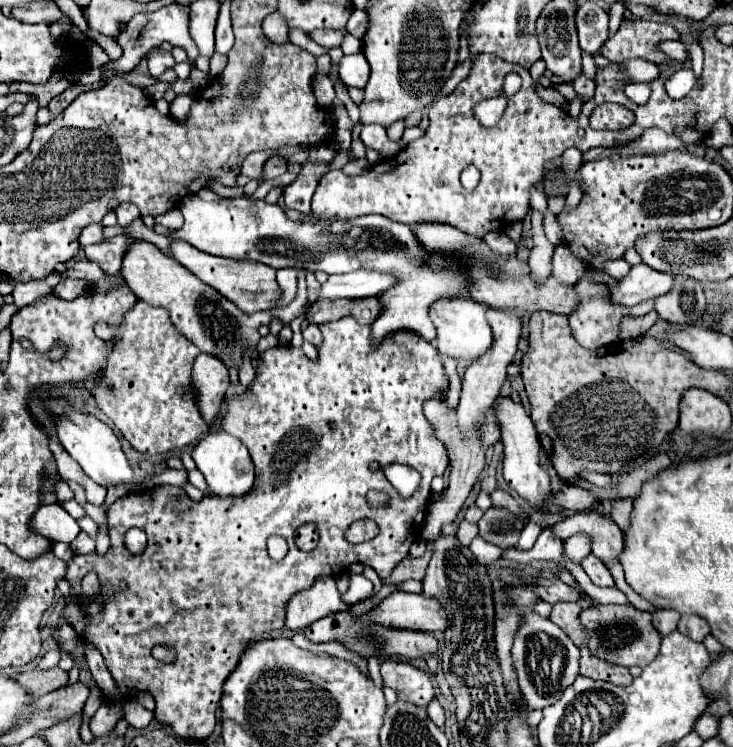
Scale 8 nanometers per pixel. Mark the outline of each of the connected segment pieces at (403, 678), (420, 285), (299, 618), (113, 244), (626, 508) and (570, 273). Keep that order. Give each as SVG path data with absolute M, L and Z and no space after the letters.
M383 661L381 677L383 683L395 689L397 697L405 699L407 703L427 707L429 701L435 697L435 685L431 677L405 661Z
M191 195L183 199L179 209L185 223L181 229L171 233L171 239L185 241L209 255L235 261L261 261L273 269L297 267L305 271L325 271L329 275L349 273L355 269L377 269L397 275L401 283L383 293L383 313L371 325L371 339L375 347L397 331L411 331L425 341L433 341L435 327L429 319L429 303L445 295L469 295L459 281L461 267L455 255L429 257L427 251L421 251L421 247L413 243L413 231L407 225L381 215L337 219L333 233L333 225L325 219L321 219L321 223L311 223L315 219L307 217L307 223L295 223L285 217L279 205L267 205L265 201L253 203L245 197L233 197L223 203L207 203Z
M324 576L317 579L309 591L301 591L291 599L287 607L285 627L303 629L317 619L337 611L349 611L349 605L341 599L335 578Z
M115 235L111 239L105 239L101 243L95 243L95 245L87 245L85 247L85 255L89 261L97 263L103 273L119 273L121 269L121 259L123 259L123 253L125 253L125 247L131 243L133 239L131 237L125 237L125 235Z
M621 497L611 499L611 519L613 519L623 531L627 531L627 527L629 527L631 507L633 507L633 499L621 499Z
M557 245L555 247L555 255L553 255L553 271L551 275L555 279L559 279L559 283L565 283L565 285L575 285L583 273L585 273L585 263L575 257L567 245Z

